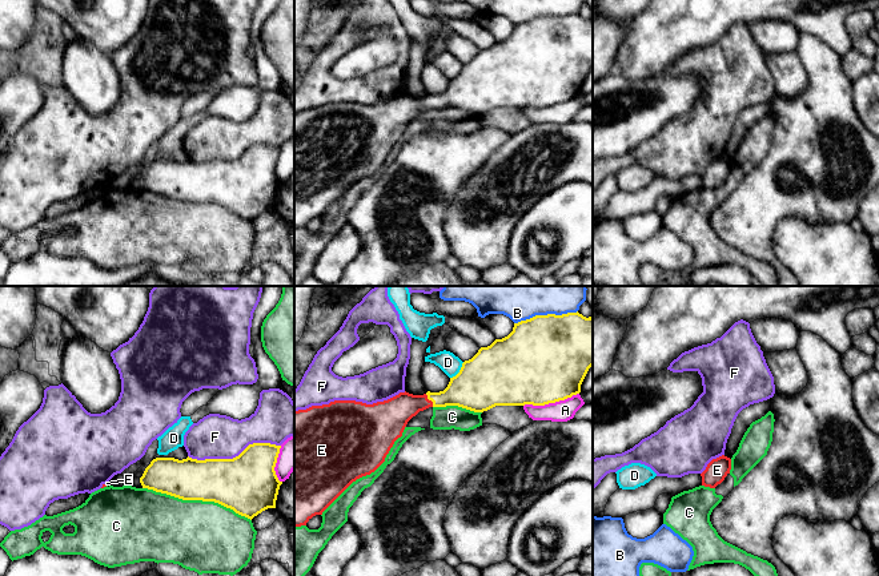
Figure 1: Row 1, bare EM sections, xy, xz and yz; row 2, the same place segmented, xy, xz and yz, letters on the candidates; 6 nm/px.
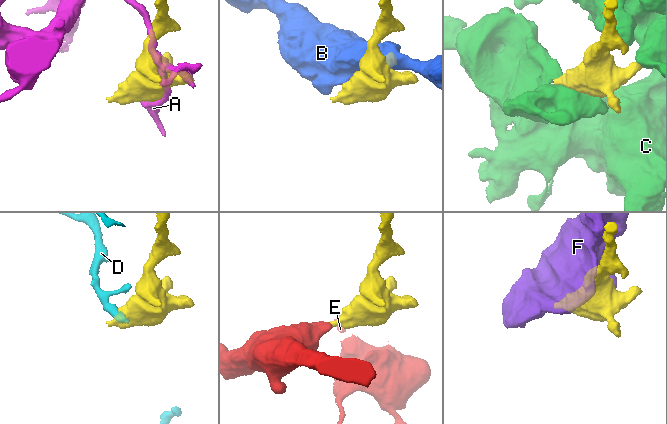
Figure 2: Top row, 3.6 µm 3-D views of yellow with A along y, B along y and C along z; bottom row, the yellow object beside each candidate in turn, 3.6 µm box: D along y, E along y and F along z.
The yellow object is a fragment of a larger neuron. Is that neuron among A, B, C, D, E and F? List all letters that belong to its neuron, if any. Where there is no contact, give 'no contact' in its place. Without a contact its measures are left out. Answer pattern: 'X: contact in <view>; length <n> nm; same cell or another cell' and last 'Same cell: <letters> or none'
A: contact in xz; length 340 nm; another cell
B: contact in xz; length 400 nm; another cell
C: contact in xy; length 700 nm; another cell
D: contact in xz; length 130 nm; another cell
E: contact in xz; length 90 nm; same cell
F: contact in xy; length 550 nm; another cell
Same cell: E

